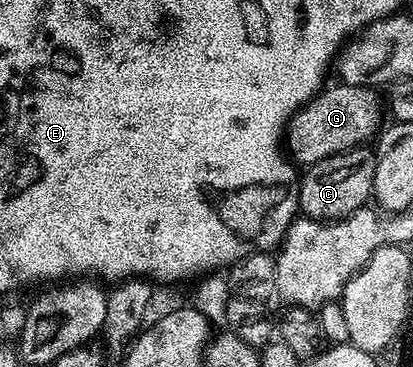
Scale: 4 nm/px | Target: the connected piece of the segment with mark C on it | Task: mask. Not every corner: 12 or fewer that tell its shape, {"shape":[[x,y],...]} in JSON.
{"shape":[[367,146],[310,165],[299,212],[343,220],[373,196],[377,159]]}

